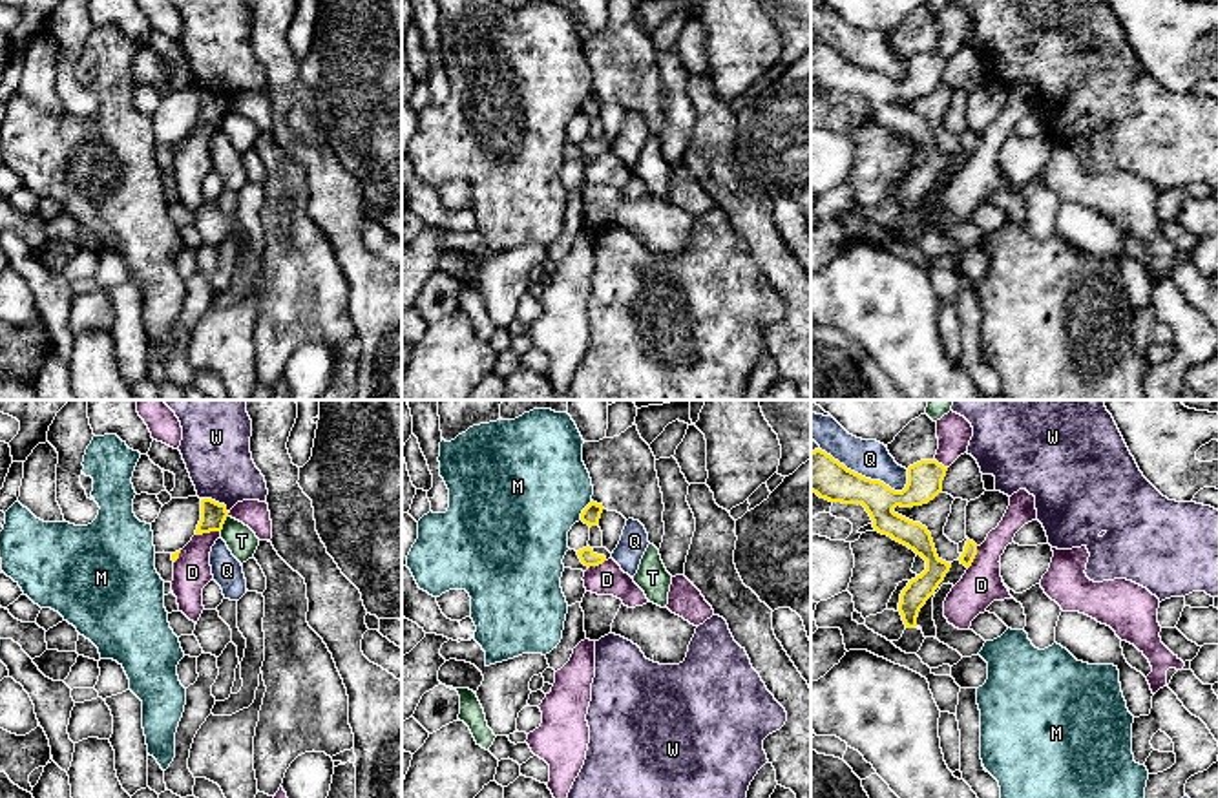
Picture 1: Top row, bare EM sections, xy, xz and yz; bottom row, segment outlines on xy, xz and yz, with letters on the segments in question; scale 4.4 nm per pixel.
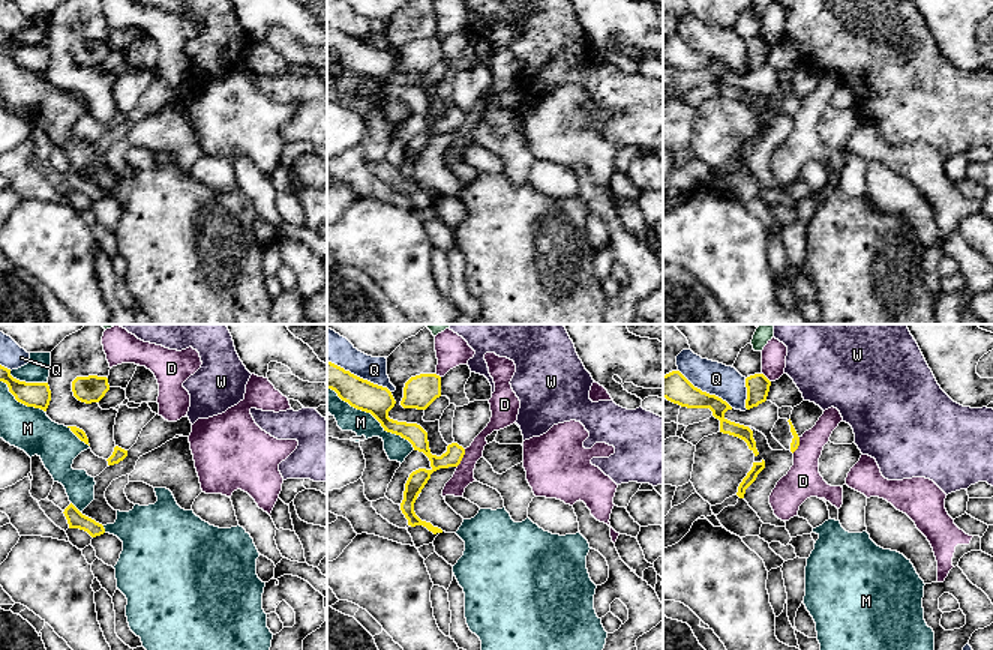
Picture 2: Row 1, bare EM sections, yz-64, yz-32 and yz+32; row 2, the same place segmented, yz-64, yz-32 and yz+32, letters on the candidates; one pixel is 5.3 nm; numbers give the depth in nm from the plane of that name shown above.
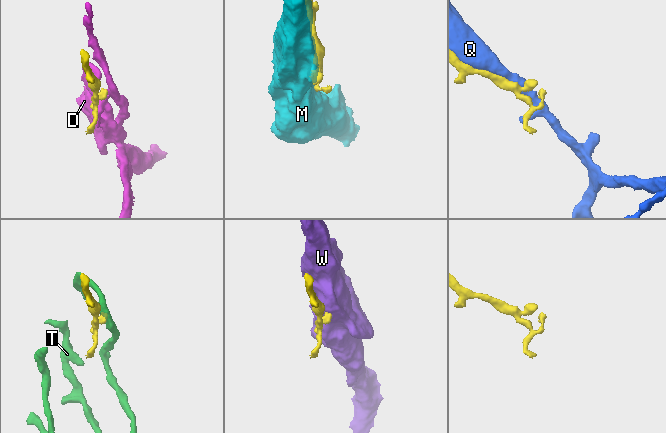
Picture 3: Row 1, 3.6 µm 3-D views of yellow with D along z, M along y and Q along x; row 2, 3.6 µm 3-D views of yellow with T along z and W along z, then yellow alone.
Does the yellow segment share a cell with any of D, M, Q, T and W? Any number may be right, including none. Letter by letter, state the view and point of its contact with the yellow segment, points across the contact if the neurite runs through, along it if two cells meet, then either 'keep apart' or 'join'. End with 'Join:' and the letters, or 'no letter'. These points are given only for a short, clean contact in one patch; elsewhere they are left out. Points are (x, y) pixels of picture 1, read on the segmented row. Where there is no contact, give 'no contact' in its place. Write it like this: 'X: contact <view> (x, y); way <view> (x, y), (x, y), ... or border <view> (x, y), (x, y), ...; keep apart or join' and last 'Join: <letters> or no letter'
D: contact xy (207, 532); keep apart
M: contact xz (583, 510); keep apart
Q: contact yz (864, 477); keep apart
T: contact xy (223, 523); border xy (227, 515), (220, 530); keep apart
W: contact xy (218, 503); border xy (203, 497), (221, 503), (229, 512); keep apart
Join: no letter

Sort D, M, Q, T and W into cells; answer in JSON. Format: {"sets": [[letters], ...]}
{"sets": [["D"], ["M"], ["Q"], ["T"], ["W"]]}

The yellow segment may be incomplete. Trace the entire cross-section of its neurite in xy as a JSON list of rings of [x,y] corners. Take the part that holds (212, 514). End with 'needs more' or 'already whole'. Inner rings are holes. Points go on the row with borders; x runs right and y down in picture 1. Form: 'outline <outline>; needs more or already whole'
outline [[[212,499],[201,500],[201,520],[197,524],[195,535],[221,531],[228,517],[226,506]]]; already whole

